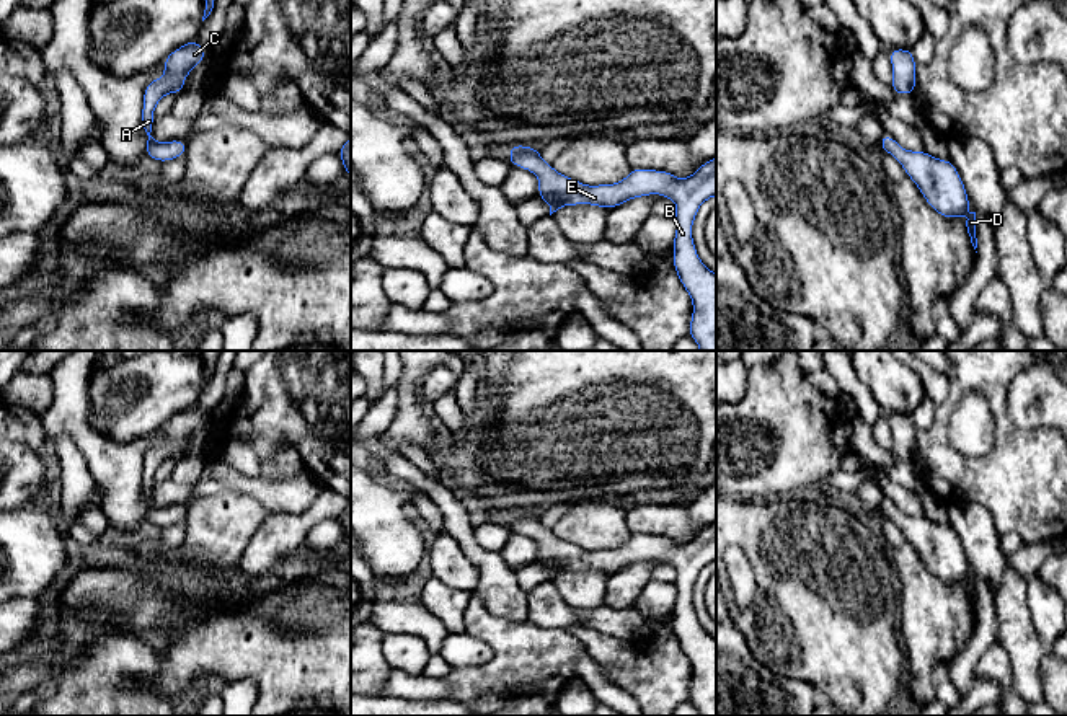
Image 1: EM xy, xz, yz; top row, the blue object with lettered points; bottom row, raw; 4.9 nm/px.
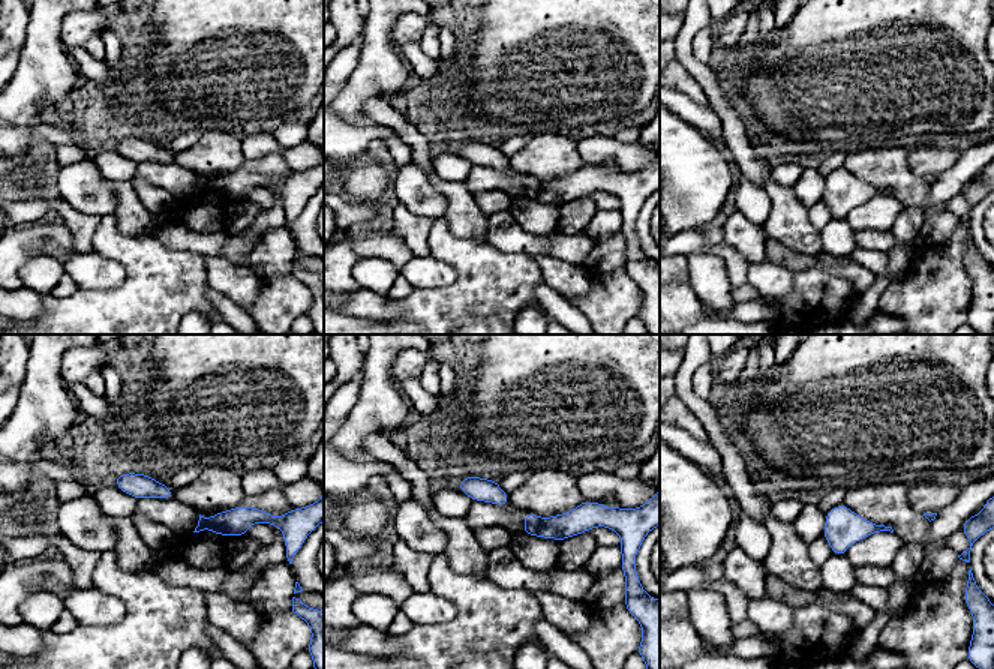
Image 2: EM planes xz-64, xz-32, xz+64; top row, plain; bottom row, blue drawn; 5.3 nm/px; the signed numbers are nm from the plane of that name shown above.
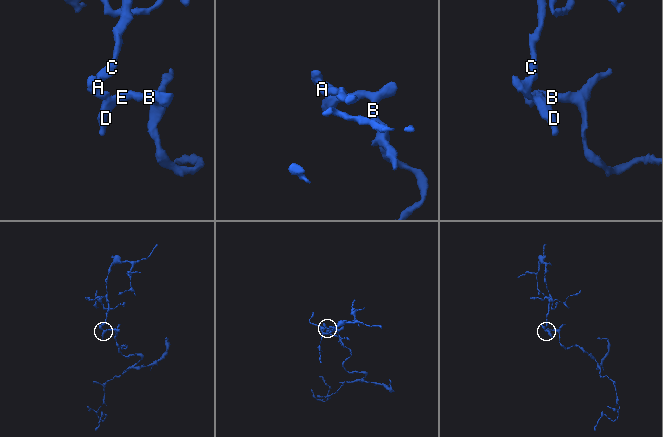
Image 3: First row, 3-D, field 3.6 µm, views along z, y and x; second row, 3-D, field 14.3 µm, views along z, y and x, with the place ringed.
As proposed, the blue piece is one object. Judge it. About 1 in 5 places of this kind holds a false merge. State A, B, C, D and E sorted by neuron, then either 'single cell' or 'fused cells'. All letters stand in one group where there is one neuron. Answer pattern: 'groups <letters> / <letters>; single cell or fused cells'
groups A B C D E; single cell

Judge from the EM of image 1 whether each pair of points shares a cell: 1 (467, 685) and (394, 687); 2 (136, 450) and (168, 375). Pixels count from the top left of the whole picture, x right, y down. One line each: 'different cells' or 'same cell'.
1: different cells
2: different cells

